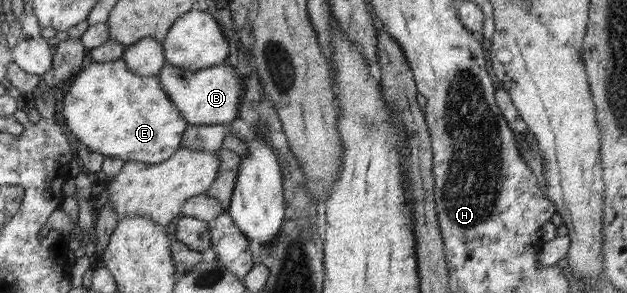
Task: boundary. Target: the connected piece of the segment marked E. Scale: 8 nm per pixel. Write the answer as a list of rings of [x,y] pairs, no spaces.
[[[123,58],[105,63],[88,61],[64,86],[65,96],[61,102],[63,104],[61,116],[65,117],[65,125],[69,125],[68,129],[72,132],[73,138],[84,144],[91,152],[104,157],[120,158],[126,163],[164,163],[180,150],[183,134],[189,124],[163,88],[164,82],[161,82],[159,76],[137,76],[125,65]]]

